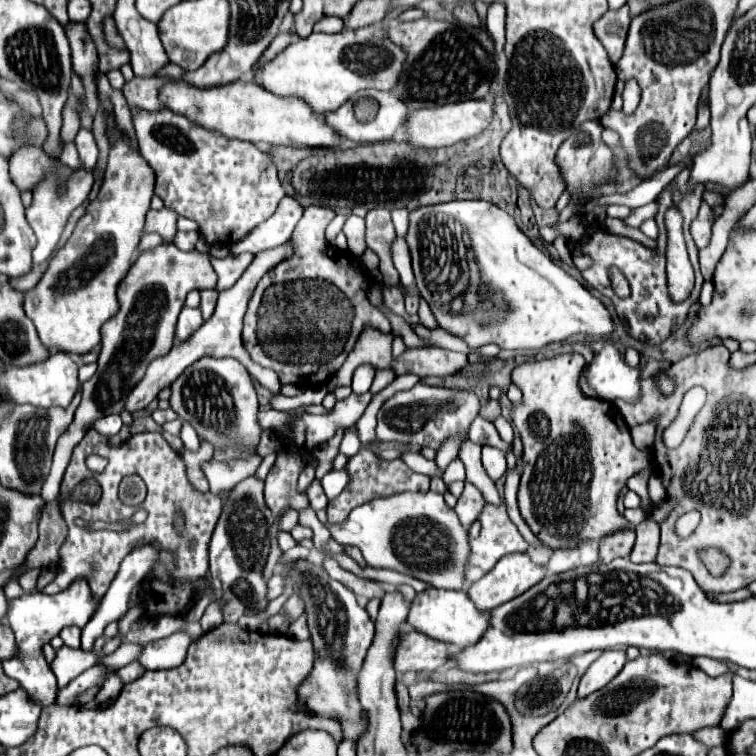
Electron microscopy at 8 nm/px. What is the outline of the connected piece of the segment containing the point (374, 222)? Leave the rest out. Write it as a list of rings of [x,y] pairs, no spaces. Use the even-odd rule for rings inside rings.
[[[385,208],[369,210],[365,222],[367,222],[367,246],[379,256],[379,270],[385,278],[385,284],[397,284],[399,276],[391,260],[391,244],[395,242],[397,234],[391,222],[391,212]]]

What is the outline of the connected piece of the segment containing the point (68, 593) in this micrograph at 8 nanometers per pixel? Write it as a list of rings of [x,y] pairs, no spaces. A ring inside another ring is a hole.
[[[75,580],[67,590],[53,596],[37,592],[37,594],[23,594],[21,598],[9,602],[7,618],[15,632],[19,656],[5,660],[3,670],[9,678],[15,678],[21,684],[21,688],[29,694],[29,698],[35,704],[51,706],[57,700],[57,680],[41,654],[41,646],[47,644],[51,638],[55,638],[65,626],[83,628],[99,608],[99,602],[101,600],[95,600],[95,596],[91,594],[87,580]]]

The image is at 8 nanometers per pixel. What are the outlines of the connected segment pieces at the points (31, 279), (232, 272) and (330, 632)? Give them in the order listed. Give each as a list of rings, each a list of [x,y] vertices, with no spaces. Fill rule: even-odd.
[[[45,262],[45,264],[37,264],[27,276],[21,276],[21,278],[9,280],[9,282],[11,282],[11,286],[15,286],[15,290],[21,290],[21,292],[31,290],[31,288],[39,282],[39,278],[41,278],[41,274],[45,272],[45,268],[47,268],[47,262]]]
[[[241,252],[235,258],[229,258],[229,256],[227,258],[215,258],[215,256],[209,254],[209,258],[211,258],[211,264],[213,264],[213,268],[215,268],[217,276],[219,276],[217,290],[225,290],[231,284],[235,284],[237,278],[245,272],[245,268],[253,260],[253,254],[251,252]]]
[[[295,560],[287,566],[285,572],[287,584],[299,594],[305,604],[307,626],[311,632],[311,642],[315,650],[315,662],[309,676],[299,684],[297,696],[311,712],[319,716],[333,716],[343,726],[343,740],[357,742],[367,730],[367,716],[359,704],[357,696],[357,676],[365,654],[373,642],[375,626],[371,624],[369,614],[355,600],[355,594],[345,588],[341,582],[333,580],[323,566],[315,566],[307,560]]]

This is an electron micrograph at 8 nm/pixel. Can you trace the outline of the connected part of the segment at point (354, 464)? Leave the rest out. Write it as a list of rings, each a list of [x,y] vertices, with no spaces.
[[[361,450],[359,454],[355,454],[349,464],[347,470],[351,472],[351,482],[345,486],[345,490],[327,506],[327,522],[329,524],[341,524],[347,520],[349,512],[355,506],[367,504],[373,498],[385,498],[385,496],[393,496],[399,492],[427,492],[429,490],[429,478],[423,474],[415,474],[407,468],[407,464],[403,464],[403,460],[379,460],[377,454],[373,454],[371,450]]]

